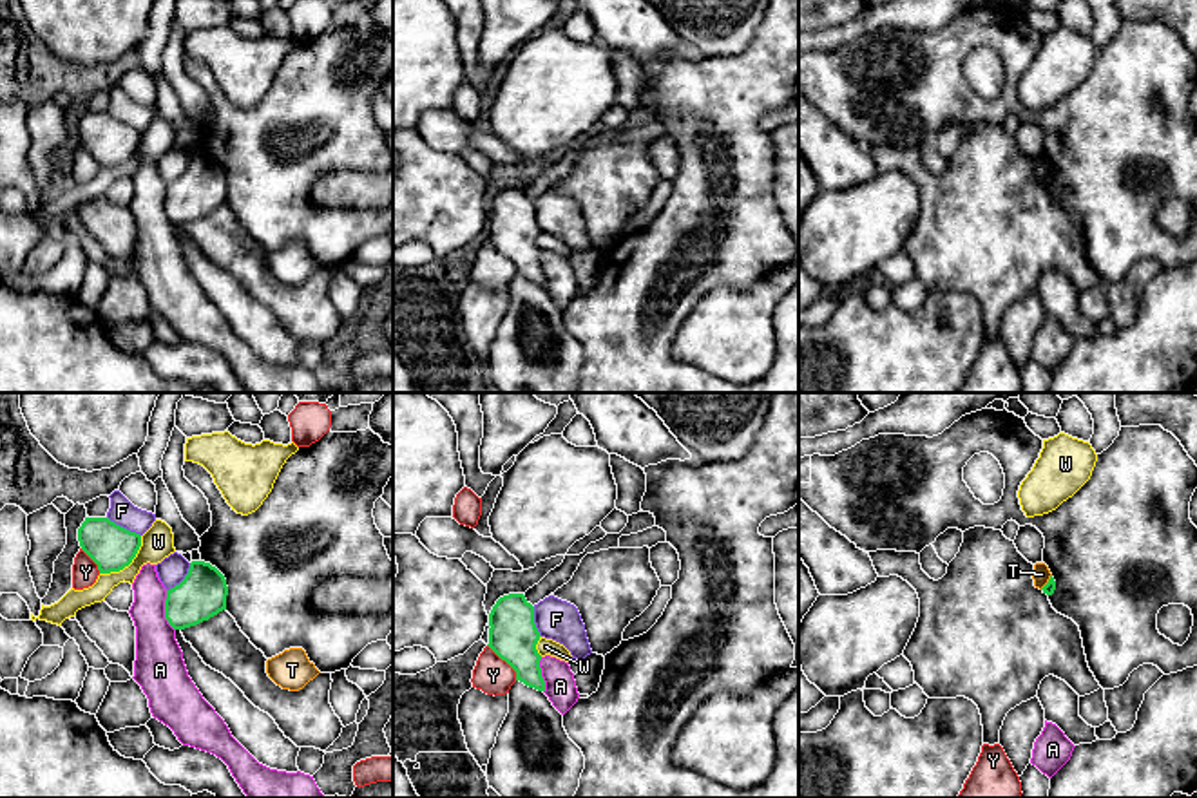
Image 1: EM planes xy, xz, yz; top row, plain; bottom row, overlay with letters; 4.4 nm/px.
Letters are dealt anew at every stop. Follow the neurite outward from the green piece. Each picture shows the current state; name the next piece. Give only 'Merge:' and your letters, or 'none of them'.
Merge: none of them

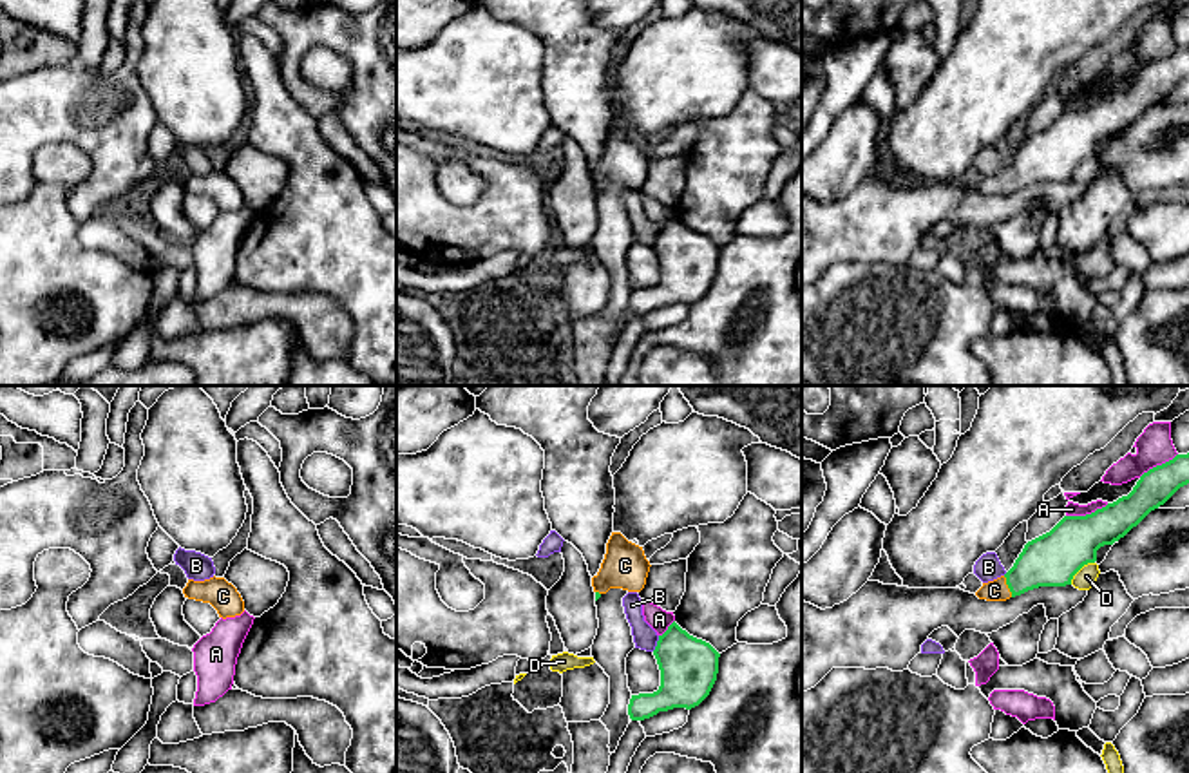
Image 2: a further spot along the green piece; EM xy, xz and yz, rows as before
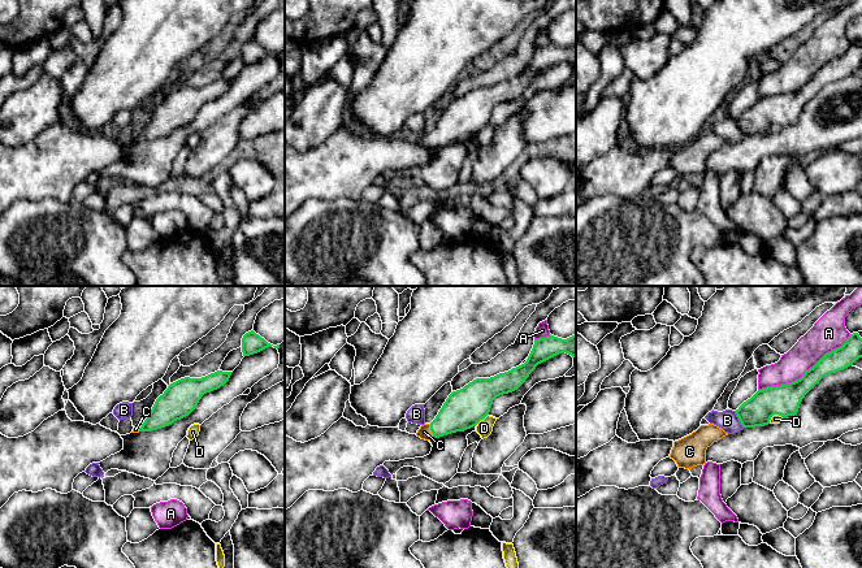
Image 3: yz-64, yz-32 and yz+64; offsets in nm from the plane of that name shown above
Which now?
Merge: C

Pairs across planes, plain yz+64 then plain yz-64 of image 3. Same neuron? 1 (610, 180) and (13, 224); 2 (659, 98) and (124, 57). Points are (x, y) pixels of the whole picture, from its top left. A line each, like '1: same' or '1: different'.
1: different
2: same

